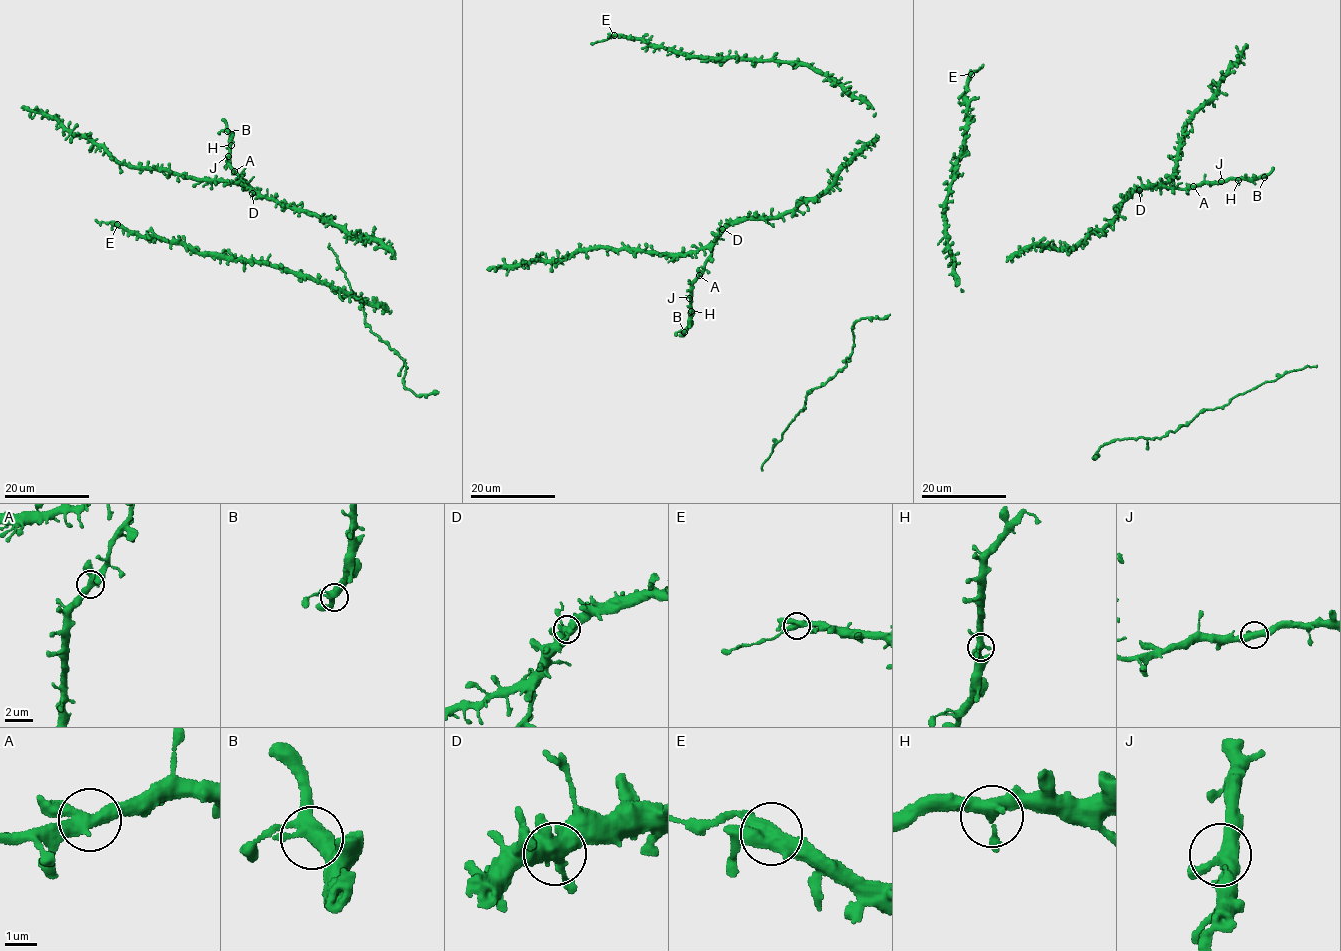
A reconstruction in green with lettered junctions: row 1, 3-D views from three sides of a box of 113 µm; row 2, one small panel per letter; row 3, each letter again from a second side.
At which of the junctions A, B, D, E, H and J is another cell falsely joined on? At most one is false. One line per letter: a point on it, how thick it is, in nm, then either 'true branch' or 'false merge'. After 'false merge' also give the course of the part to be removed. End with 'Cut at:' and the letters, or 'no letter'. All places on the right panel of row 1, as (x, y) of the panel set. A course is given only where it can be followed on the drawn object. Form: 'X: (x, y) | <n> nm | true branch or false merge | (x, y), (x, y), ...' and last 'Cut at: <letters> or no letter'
A: (1193, 186) | 400 nm | true branch
B: (1264, 177) | 400 nm | true branch
D: (1139, 190) | 440 nm | true branch
E: (971, 74) | 400 nm | false merge | (971, 74), (984, 64)
H: (1238, 180) | 380 nm | true branch
J: (1221, 181) | 400 nm | true branch
Cut at: E

